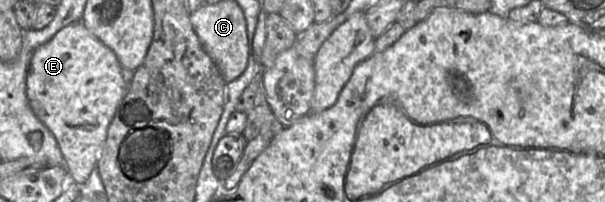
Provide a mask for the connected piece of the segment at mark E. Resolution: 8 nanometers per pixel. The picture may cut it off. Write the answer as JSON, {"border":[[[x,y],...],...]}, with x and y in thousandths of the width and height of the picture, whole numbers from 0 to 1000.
{"border":[[[132,104],[119,114],[76,218],[58,248],[43,381],[43,465],[48,520],[63,589],[88,658],[107,787],[107,837],[122,901],[139,906],[167,767],[179,629],[193,530],[212,455],[220,351],[205,342],[190,262],[170,218]]]}

